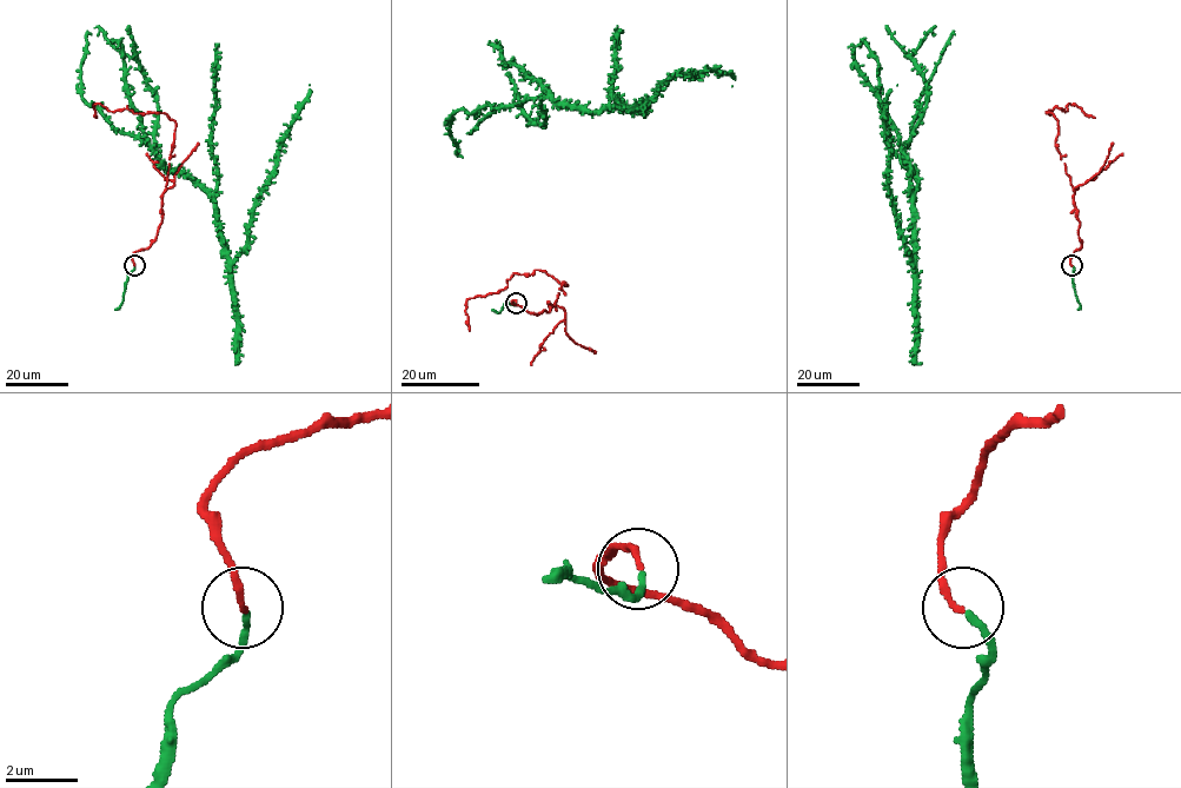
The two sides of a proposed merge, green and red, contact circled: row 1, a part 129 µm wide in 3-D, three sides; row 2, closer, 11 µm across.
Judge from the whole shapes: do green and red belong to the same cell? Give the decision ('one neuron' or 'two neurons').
one neuron

